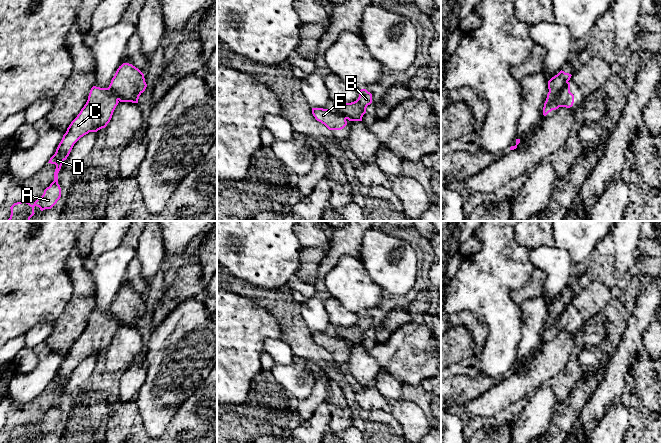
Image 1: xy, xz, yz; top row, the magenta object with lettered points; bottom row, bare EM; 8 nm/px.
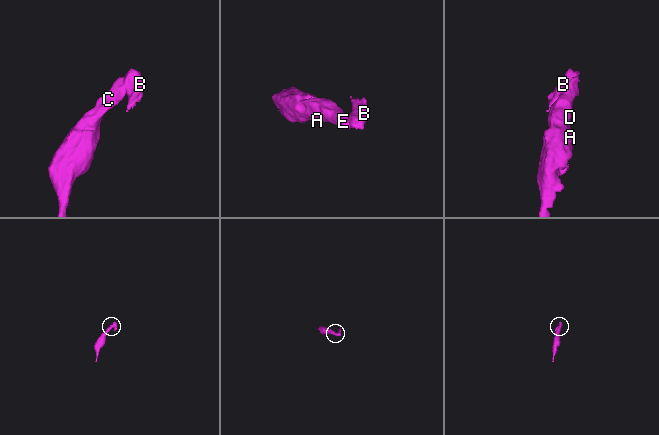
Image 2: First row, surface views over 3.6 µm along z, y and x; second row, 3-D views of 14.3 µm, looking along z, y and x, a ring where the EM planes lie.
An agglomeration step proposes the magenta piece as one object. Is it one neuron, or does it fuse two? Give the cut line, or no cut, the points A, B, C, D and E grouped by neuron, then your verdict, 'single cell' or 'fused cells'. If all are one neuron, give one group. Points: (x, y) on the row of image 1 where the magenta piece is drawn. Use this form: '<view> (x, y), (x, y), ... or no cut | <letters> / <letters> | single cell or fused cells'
yz (568, 82), (556, 98), (552, 109) | A C D E / B | fused cells

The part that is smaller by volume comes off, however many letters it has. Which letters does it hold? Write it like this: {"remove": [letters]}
{"remove": ["B"]}

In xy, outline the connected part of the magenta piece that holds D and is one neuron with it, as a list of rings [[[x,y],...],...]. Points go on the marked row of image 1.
[[[93,86],[88,100],[77,117],[71,122],[63,135],[55,154],[48,163],[55,164],[54,181],[44,190],[43,195],[33,205],[27,201],[14,203],[10,218],[7,221],[30,221],[35,214],[34,207],[41,211],[51,209],[61,197],[61,188],[58,184],[58,173],[63,162],[69,156],[74,144],[89,132],[97,132],[105,128],[110,122],[113,112],[118,105],[118,97],[108,88]]]

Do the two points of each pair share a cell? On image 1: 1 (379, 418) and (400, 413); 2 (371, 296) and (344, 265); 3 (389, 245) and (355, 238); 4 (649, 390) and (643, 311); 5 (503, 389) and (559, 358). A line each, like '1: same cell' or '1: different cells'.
1: different cells
2: same cell
3: different cells
4: different cells
5: same cell

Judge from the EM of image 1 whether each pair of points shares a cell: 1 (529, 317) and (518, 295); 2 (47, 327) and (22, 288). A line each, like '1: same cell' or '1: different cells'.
1: different cells
2: different cells

